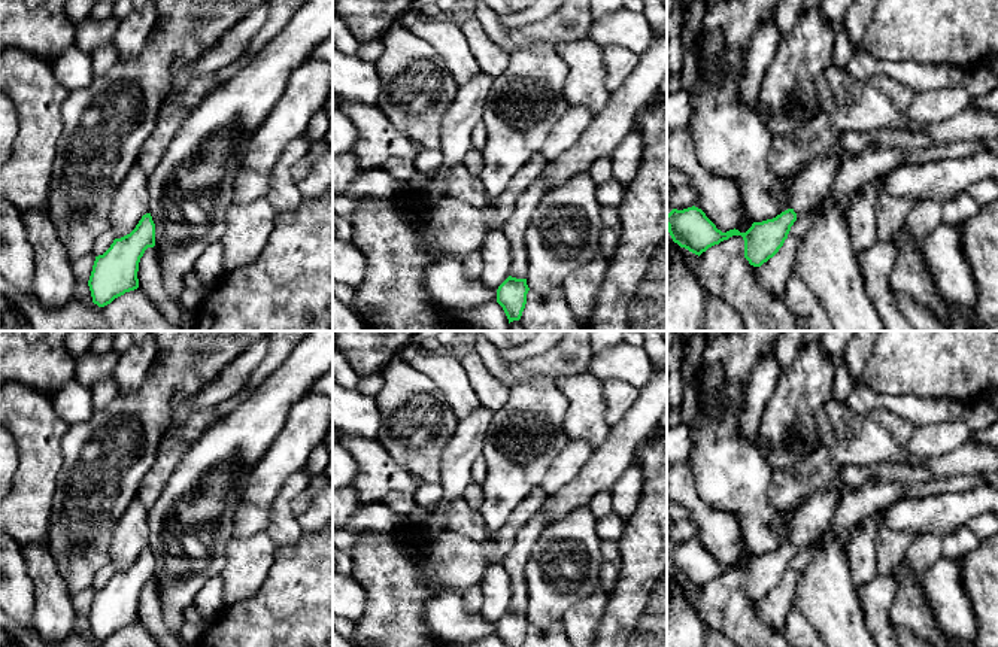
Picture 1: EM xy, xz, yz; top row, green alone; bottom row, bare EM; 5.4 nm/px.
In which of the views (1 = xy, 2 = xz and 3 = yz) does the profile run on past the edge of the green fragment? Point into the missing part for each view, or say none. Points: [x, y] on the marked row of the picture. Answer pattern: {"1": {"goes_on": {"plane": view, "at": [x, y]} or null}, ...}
{"1": {"goes_on": null}, "2": {"goes_on": null}, "3": {"goes_on": {"plane": "yz", "at": [815, 181]}}}

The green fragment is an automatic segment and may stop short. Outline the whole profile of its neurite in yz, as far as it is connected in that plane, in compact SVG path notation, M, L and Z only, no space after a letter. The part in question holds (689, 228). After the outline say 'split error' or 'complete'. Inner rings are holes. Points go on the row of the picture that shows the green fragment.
M835 155L813 160L795 179L792 207L773 219L753 222L746 233L740 233L735 228L722 233L695 206L683 210L673 209L667 215L668 233L674 243L698 256L732 236L741 236L744 240L744 258L750 265L761 267L783 246L797 218L829 191L840 165L841 157Z; split error

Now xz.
M512 276L498 286L497 303L503 307L509 324L521 319L528 291L527 279L516 279Z; complete

